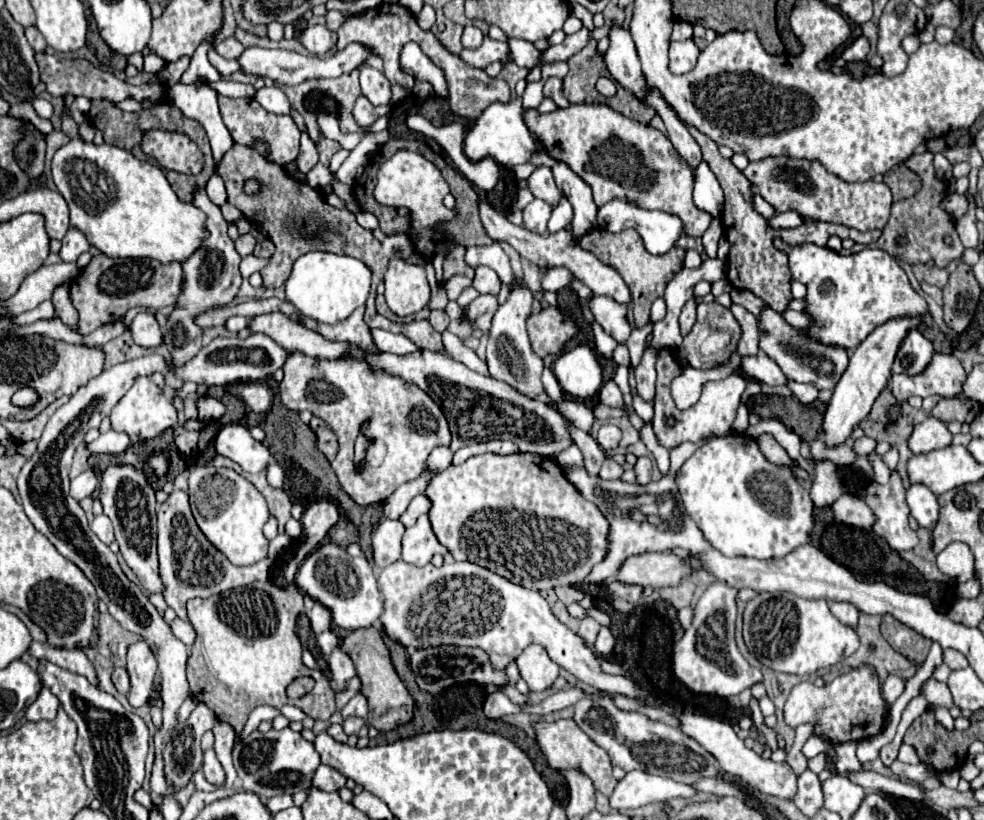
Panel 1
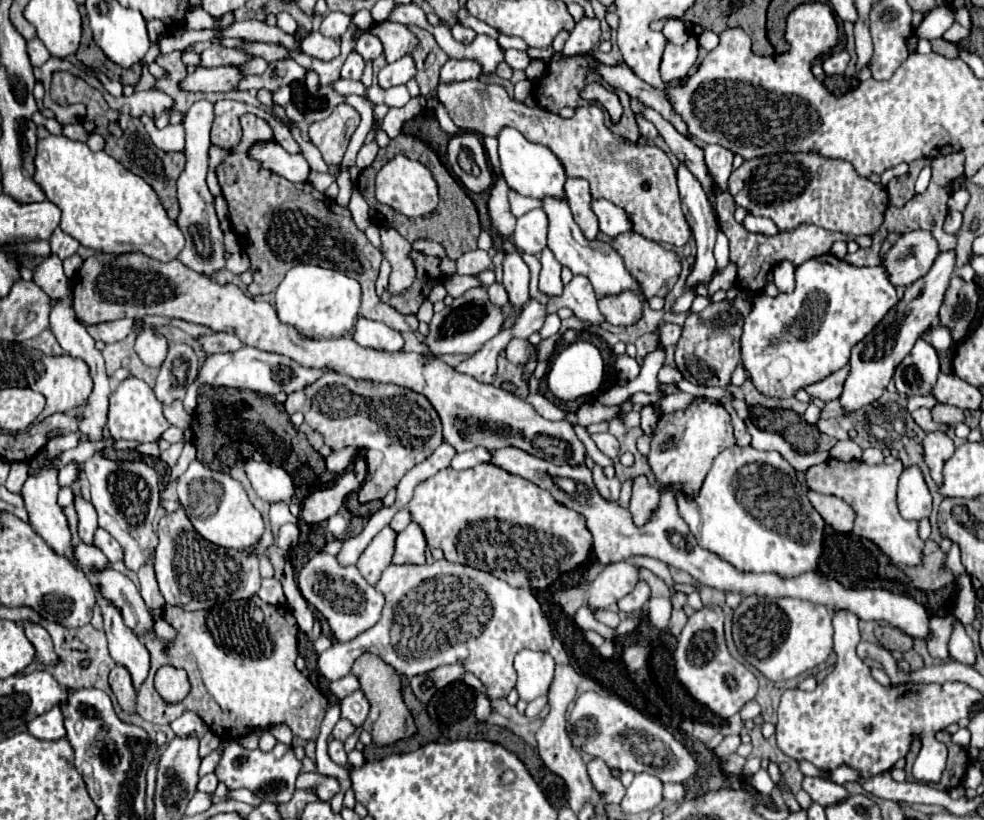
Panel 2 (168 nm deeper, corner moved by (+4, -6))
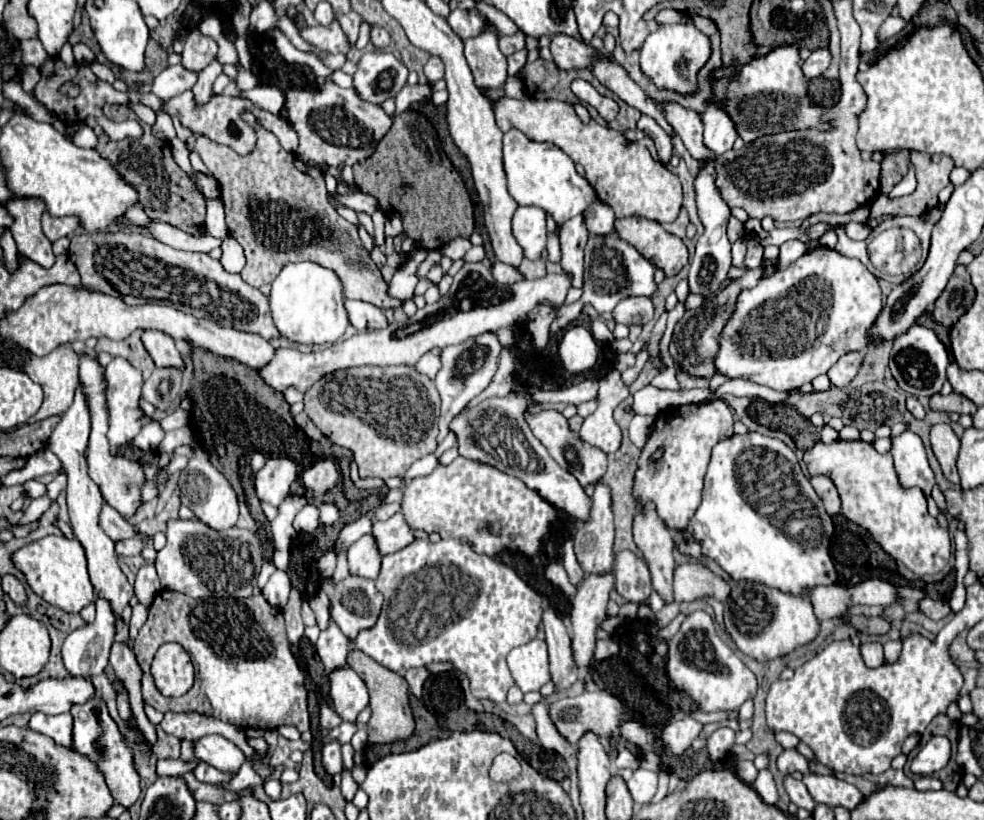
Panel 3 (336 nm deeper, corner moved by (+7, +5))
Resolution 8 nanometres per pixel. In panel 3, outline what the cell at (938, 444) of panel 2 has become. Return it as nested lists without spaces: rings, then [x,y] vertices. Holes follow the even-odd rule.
[[[939,423],[939,425],[931,427],[929,439],[931,439],[933,453],[941,465],[945,479],[951,481],[953,485],[959,485],[959,475],[957,475],[957,467],[955,467],[955,461],[959,455],[959,437],[953,433],[953,429],[949,425]]]

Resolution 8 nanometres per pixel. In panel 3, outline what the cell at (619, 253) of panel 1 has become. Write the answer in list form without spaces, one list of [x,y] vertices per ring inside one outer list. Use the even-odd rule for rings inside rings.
[[[625,217],[615,219],[615,231],[657,269],[663,269],[667,277],[677,275],[687,265],[685,243],[667,233],[659,223],[641,217]]]

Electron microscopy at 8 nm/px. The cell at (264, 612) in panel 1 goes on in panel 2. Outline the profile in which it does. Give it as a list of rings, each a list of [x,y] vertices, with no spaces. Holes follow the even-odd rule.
[[[254,596],[250,600],[224,602],[218,608],[198,610],[198,612],[186,612],[180,606],[164,606],[164,620],[176,630],[176,638],[172,642],[164,638],[150,638],[146,642],[146,650],[150,654],[150,674],[144,680],[144,686],[140,686],[138,690],[138,706],[136,706],[136,712],[144,720],[154,724],[170,724],[178,716],[190,710],[196,712],[206,722],[206,726],[222,740],[234,740],[248,732],[254,732],[256,728],[272,728],[276,724],[290,726],[290,730],[298,738],[304,740],[318,738],[318,728],[324,718],[328,700],[294,666],[294,660],[298,656],[296,650],[298,624],[286,608],[266,604],[258,596]],[[162,664],[172,664],[188,672],[192,690],[180,704],[166,704],[154,690],[152,678]]]

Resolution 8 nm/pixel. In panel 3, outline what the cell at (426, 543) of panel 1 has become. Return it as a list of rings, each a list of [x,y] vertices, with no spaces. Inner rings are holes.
[[[397,513],[397,515],[389,517],[387,521],[375,521],[373,535],[377,539],[377,547],[379,547],[381,555],[395,553],[395,551],[407,547],[409,543],[413,543],[413,539],[415,539],[403,513]]]

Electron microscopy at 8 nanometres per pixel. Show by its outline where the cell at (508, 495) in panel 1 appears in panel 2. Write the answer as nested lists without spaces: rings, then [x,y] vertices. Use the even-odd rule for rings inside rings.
[[[478,464],[478,466],[468,468],[468,470],[462,470],[462,472],[452,470],[452,468],[440,470],[438,474],[434,474],[434,476],[428,478],[428,480],[424,480],[420,486],[416,486],[414,498],[410,500],[408,510],[410,510],[410,514],[412,514],[412,520],[422,528],[428,546],[430,546],[430,548],[440,548],[440,550],[444,552],[444,558],[446,558],[448,562],[466,564],[466,566],[472,566],[472,568],[478,568],[478,570],[488,570],[488,572],[492,572],[496,578],[500,578],[500,580],[504,580],[504,582],[508,582],[510,586],[516,586],[516,588],[526,588],[526,584],[528,584],[528,588],[544,590],[544,588],[550,586],[560,574],[570,572],[570,570],[578,568],[580,564],[584,564],[584,562],[588,560],[588,556],[590,556],[590,550],[592,550],[592,534],[590,534],[590,530],[586,528],[584,518],[582,518],[578,512],[574,512],[574,510],[558,504],[558,502],[552,498],[552,494],[548,494],[548,490],[544,490],[544,488],[540,488],[540,486],[536,486],[536,484],[532,484],[532,482],[528,482],[528,480],[524,480],[524,478],[512,476],[512,474],[508,474],[506,470],[500,470],[500,468],[494,466],[494,464]]]

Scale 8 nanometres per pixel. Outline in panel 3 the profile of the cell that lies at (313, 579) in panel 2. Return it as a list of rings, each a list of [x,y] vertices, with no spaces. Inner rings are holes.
[[[347,575],[343,581],[333,581],[327,577],[321,589],[331,601],[331,619],[345,637],[353,639],[357,631],[371,627],[377,621],[383,595],[375,589],[371,579]]]

